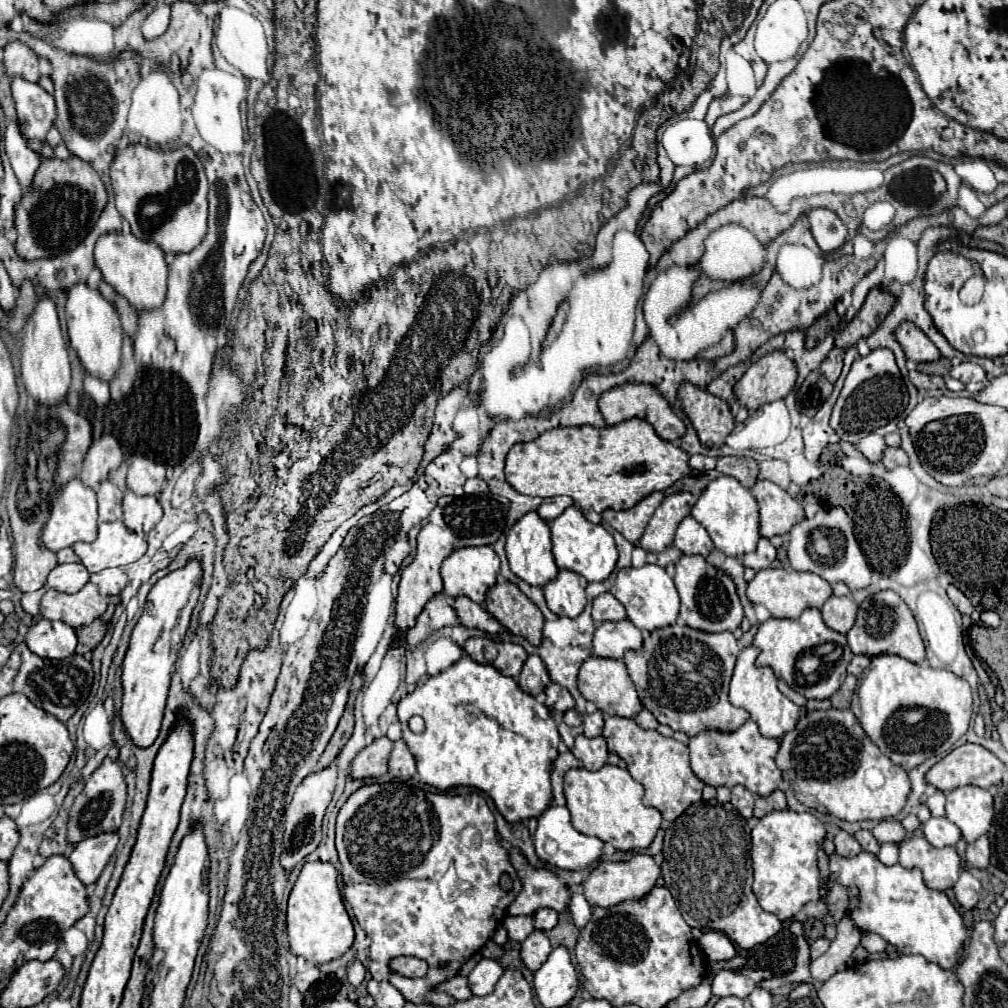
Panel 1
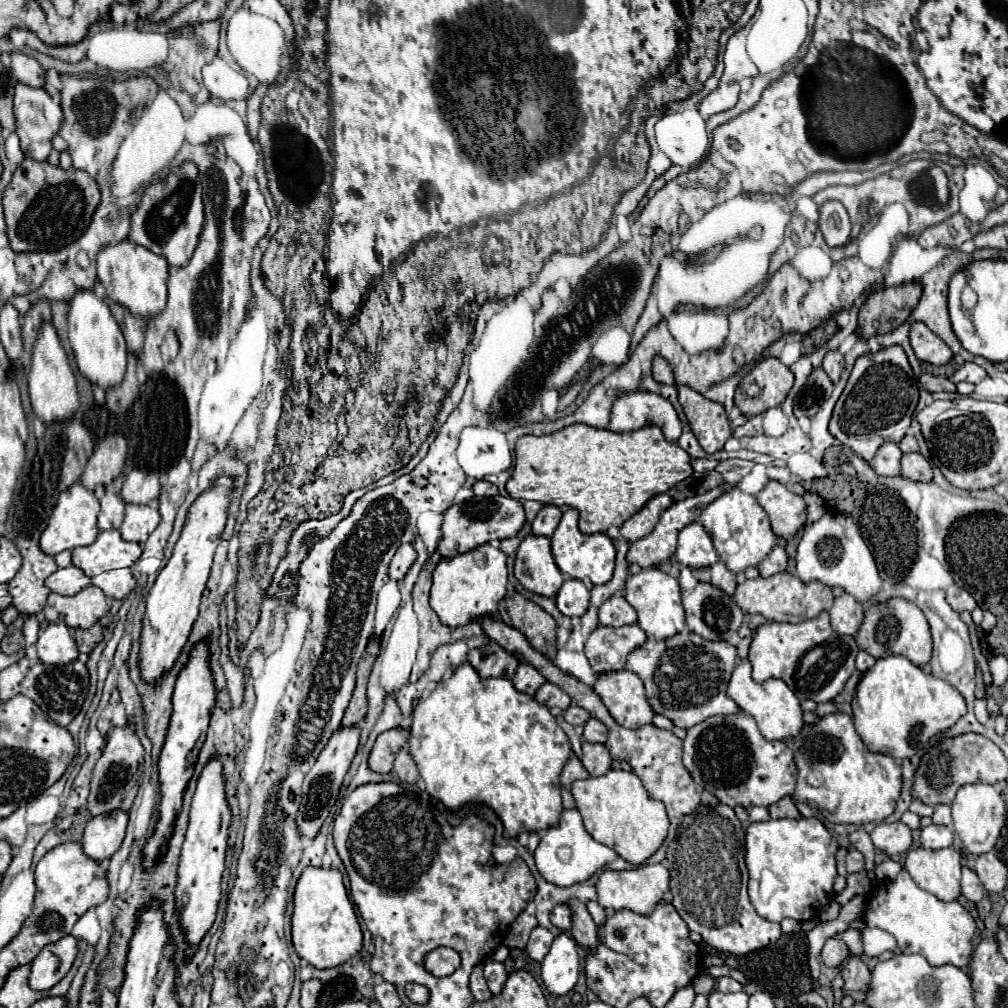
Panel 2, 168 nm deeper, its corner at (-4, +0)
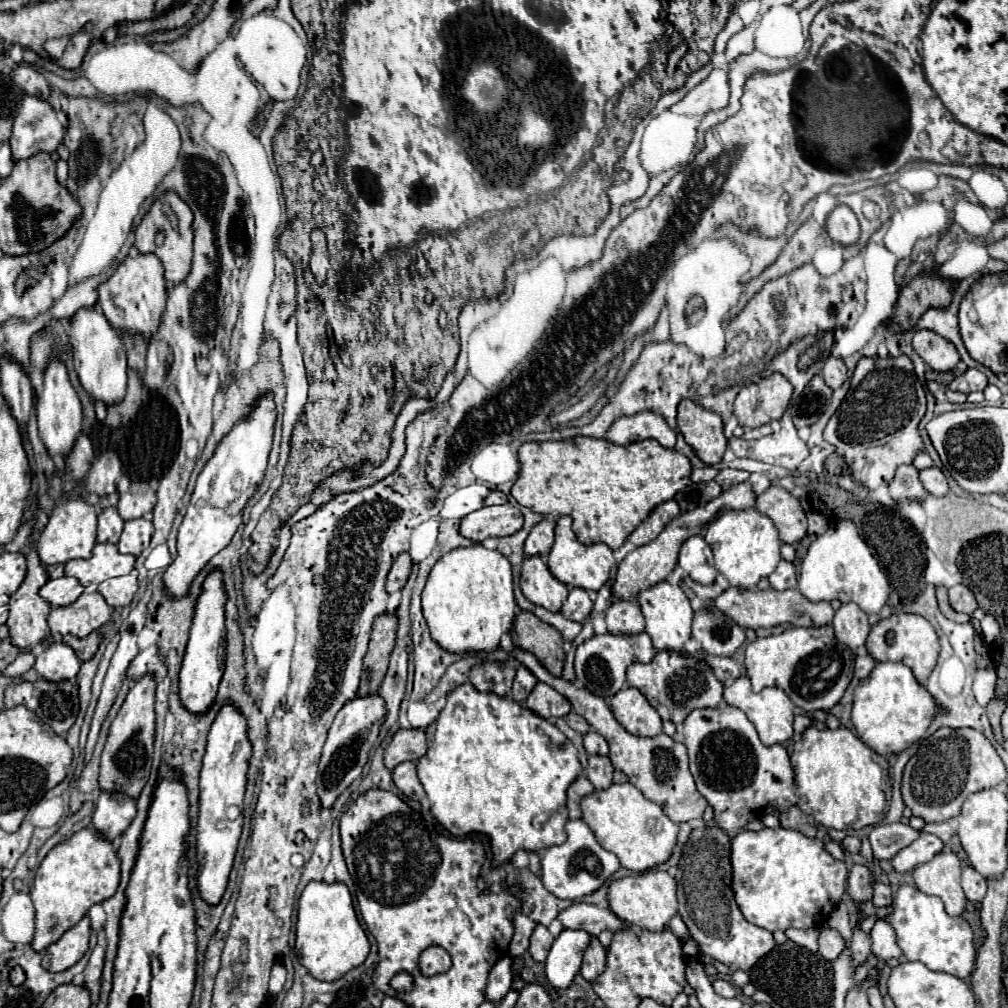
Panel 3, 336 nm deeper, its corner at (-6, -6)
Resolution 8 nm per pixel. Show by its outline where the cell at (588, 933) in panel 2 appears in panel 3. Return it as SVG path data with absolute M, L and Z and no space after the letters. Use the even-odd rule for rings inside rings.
M594 936L584 952L584 962L582 962L582 970L580 974L592 982L598 974L602 974L606 968L606 948L600 944L600 940Z

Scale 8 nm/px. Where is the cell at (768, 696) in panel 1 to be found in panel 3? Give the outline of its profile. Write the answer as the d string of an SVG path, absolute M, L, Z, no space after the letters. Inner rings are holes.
M740 676L736 678L726 690L724 690L724 700L734 706L740 708L748 720L754 724L754 728L758 730L758 736L762 740L762 744L772 746L772 744L782 744L786 740L792 738L794 730L792 730L792 722L794 722L794 704L792 700L780 690L780 688L764 688L762 692L752 692L750 688L750 678L748 676Z

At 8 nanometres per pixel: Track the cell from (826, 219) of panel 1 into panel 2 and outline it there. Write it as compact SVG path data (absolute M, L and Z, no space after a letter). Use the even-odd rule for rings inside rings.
M830 200L820 206L818 226L820 226L828 246L844 246L848 242L850 230L852 230L848 212L842 206L842 202L838 202L838 200Z

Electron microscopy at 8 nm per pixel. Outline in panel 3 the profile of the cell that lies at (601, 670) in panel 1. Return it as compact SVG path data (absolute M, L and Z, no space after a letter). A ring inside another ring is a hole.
M626 686L616 692L610 700L610 710L614 718L636 736L656 736L662 732L662 720L648 700L638 692L638 688Z

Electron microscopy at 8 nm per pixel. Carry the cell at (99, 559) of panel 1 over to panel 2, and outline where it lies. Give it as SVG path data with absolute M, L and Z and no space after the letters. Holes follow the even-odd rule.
M118 530L100 532L90 546L72 550L72 564L80 568L88 578L114 568L132 566L142 554L138 542L124 542Z

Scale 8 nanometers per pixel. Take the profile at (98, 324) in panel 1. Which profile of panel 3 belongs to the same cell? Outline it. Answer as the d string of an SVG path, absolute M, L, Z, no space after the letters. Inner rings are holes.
M80 308L72 316L70 346L74 356L74 368L84 390L102 402L120 402L126 394L126 350L120 340L120 332L108 324L102 312L96 308Z

